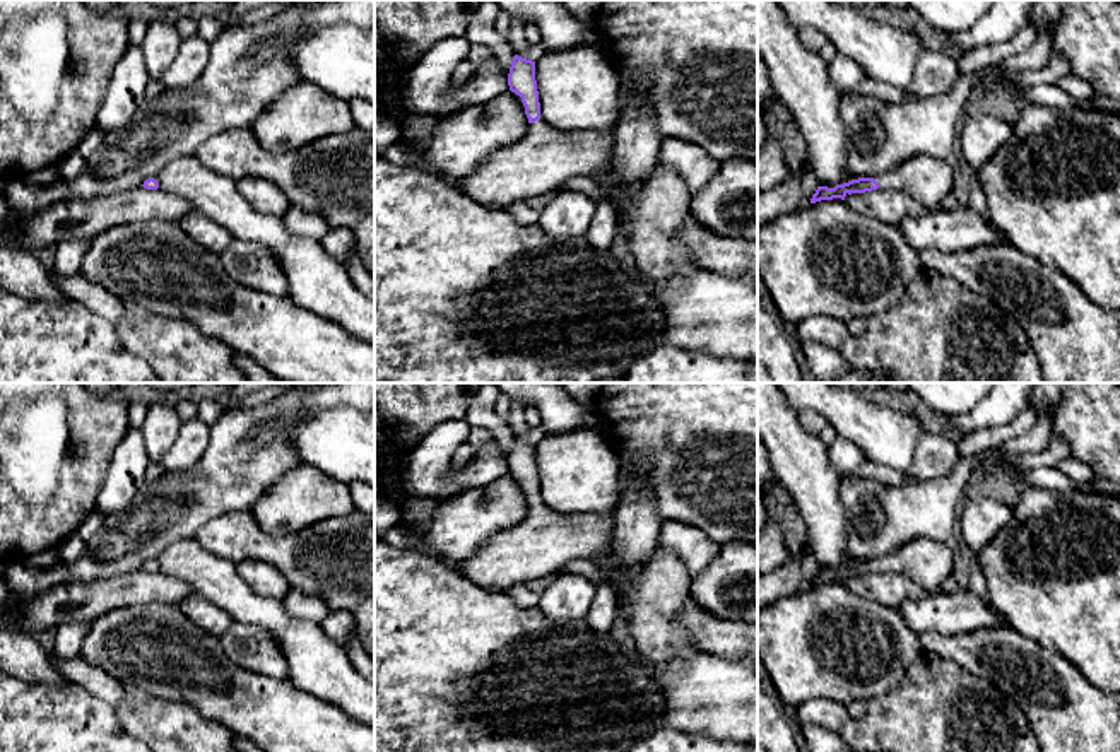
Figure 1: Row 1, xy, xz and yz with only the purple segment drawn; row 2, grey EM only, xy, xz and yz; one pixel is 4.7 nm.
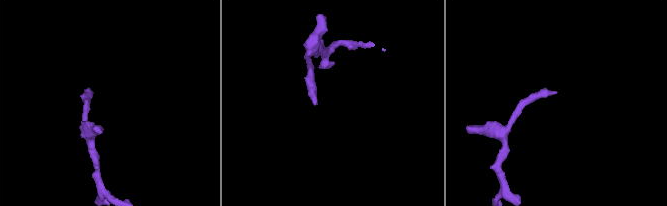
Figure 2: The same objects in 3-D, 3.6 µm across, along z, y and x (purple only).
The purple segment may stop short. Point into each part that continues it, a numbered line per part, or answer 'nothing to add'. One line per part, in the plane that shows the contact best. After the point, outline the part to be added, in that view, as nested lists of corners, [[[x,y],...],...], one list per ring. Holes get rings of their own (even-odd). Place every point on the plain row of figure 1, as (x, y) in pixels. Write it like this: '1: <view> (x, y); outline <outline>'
1: xz (546, 540); outline [[[542,499],[528,508],[528,518],[506,532],[494,533],[467,561],[462,561],[462,576],[487,591],[506,591],[516,583],[527,585],[557,571],[575,559],[593,559],[612,552],[614,514],[576,513],[563,514]]]

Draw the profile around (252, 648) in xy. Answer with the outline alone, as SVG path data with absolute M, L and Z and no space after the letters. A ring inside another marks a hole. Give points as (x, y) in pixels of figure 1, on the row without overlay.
M234 624L219 641L224 655L239 668L272 679L287 677L284 651L267 631Z

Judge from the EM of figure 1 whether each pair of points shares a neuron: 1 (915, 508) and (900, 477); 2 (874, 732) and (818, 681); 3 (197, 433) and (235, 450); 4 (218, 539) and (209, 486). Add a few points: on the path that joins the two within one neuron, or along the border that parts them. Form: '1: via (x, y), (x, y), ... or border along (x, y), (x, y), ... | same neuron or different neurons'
1: border along (864, 477), (890, 486), (913, 484) | different neurons
2: border along (900, 681), (891, 689), (866, 701) | different neurons
3: border along (211, 428), (209, 448), (187, 470) | different neurons
4: border along (248, 508), (228, 511), (209, 520), (194, 537) | different neurons

